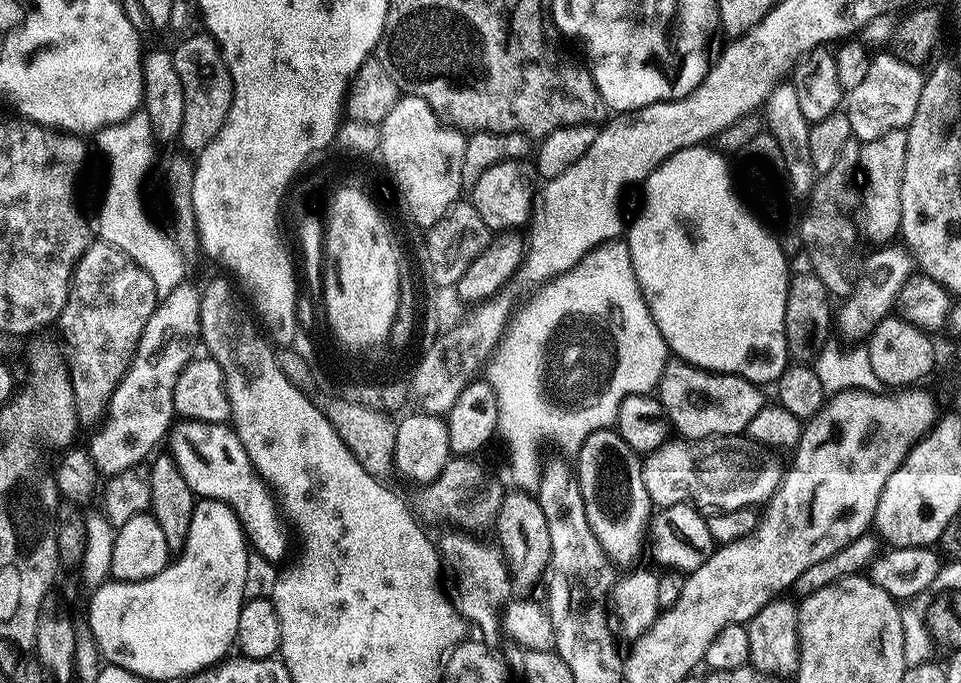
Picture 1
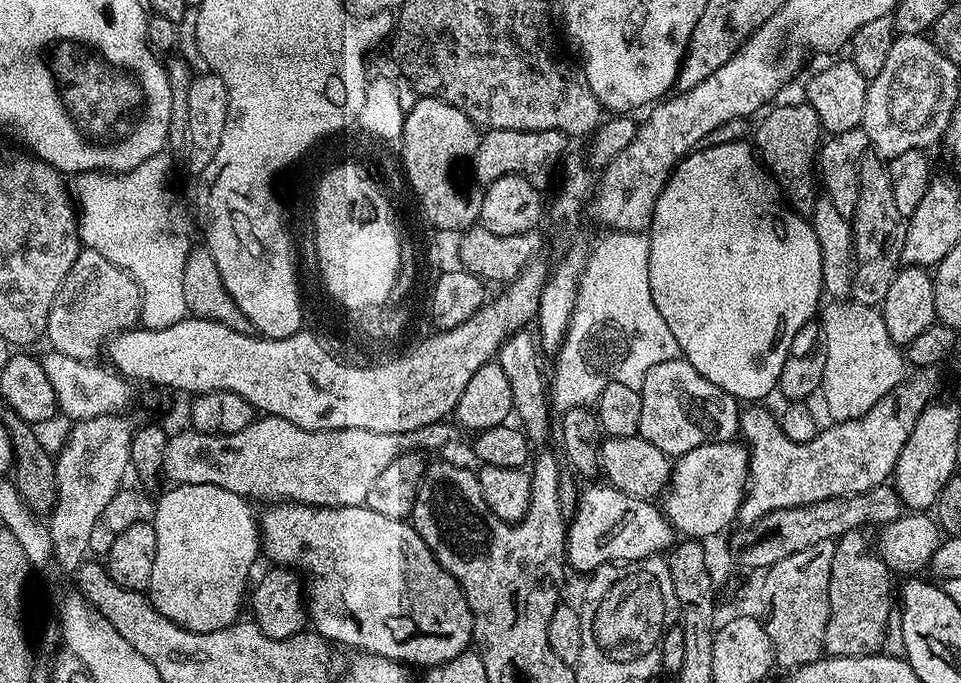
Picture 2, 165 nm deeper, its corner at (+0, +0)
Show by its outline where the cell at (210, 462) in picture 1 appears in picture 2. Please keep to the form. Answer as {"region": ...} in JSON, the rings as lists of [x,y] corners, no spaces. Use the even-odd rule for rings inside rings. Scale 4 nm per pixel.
{"region":[[[276,502],[264,513],[259,513],[258,527],[262,537],[262,552],[269,556],[271,563],[276,566],[287,566],[289,569],[299,570],[306,577],[306,612],[310,617],[310,624],[327,641],[346,644],[352,650],[369,652],[373,656],[384,656],[388,660],[399,660],[405,666],[412,664],[426,664],[425,666],[437,666],[443,662],[469,651],[473,643],[472,611],[468,609],[468,603],[464,597],[464,591],[460,583],[442,567],[436,558],[436,553],[424,541],[424,537],[416,531],[411,523],[386,518],[386,514],[378,514],[378,510],[370,510],[366,506],[348,505],[345,508],[328,508],[318,505],[308,505],[295,502]]]}

